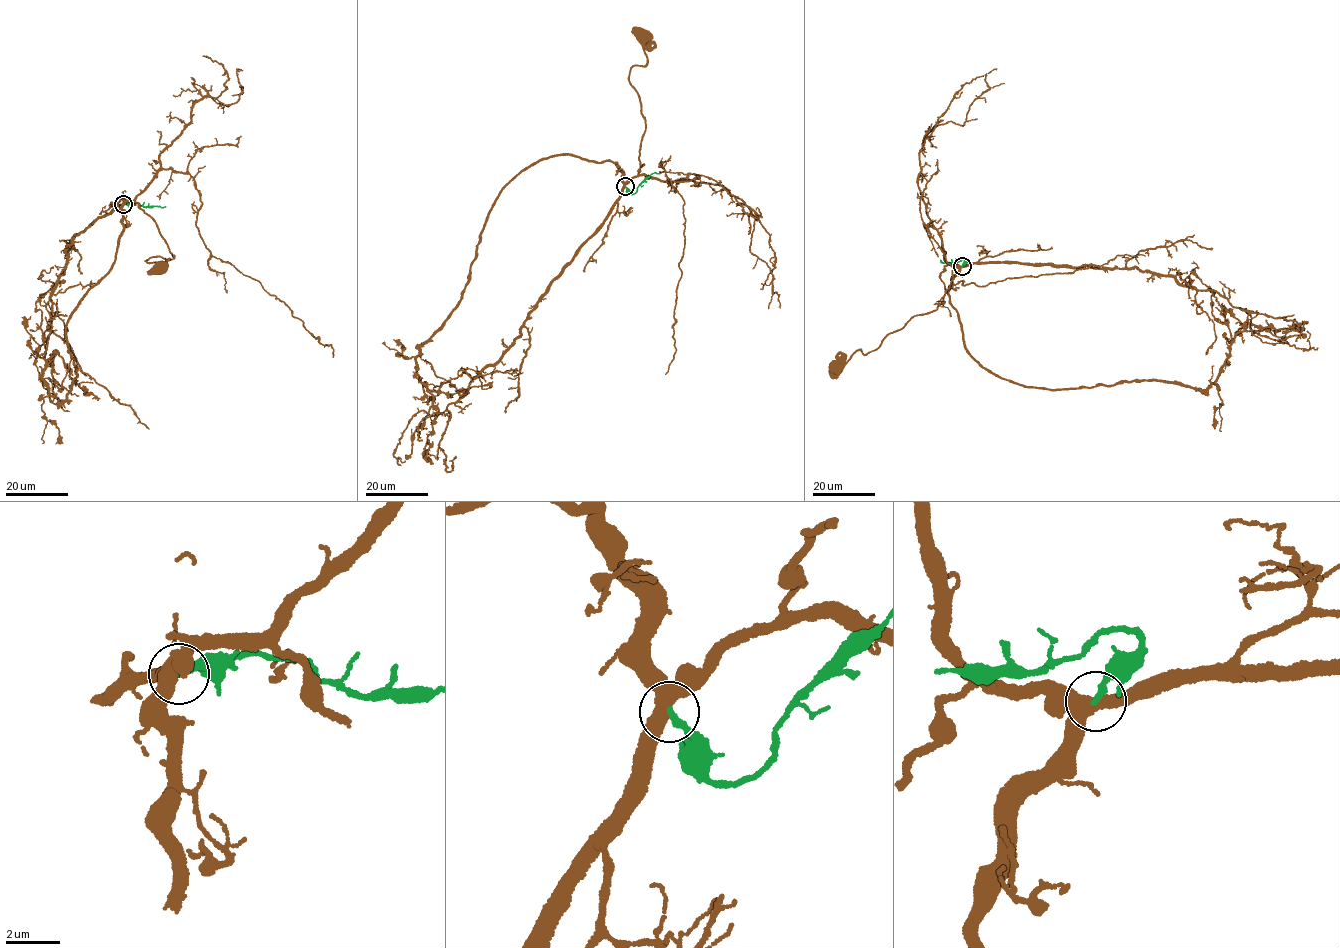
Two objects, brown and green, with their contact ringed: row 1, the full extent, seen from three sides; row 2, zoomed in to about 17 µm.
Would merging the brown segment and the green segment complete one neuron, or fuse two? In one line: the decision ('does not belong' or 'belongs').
does not belong

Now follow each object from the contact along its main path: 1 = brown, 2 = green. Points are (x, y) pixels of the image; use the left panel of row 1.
1: (123, 204), (134, 200), (155, 222), (173, 255), (145, 260), (164, 262), (160, 270)
2: (123, 204), (134, 202), (145, 207), (165, 206)

